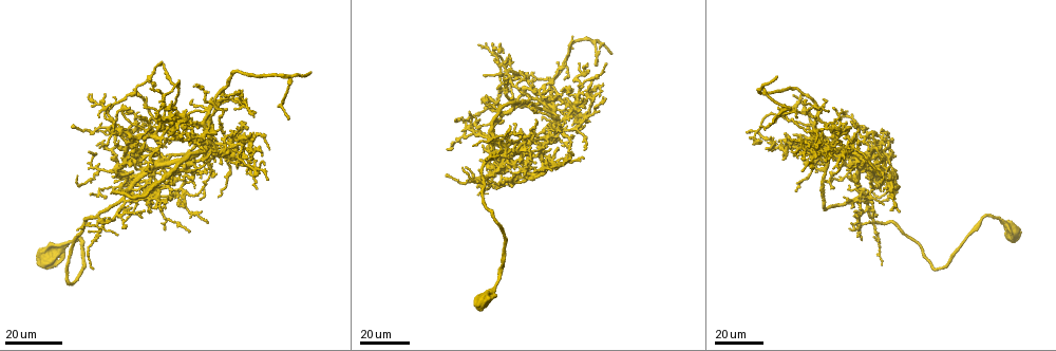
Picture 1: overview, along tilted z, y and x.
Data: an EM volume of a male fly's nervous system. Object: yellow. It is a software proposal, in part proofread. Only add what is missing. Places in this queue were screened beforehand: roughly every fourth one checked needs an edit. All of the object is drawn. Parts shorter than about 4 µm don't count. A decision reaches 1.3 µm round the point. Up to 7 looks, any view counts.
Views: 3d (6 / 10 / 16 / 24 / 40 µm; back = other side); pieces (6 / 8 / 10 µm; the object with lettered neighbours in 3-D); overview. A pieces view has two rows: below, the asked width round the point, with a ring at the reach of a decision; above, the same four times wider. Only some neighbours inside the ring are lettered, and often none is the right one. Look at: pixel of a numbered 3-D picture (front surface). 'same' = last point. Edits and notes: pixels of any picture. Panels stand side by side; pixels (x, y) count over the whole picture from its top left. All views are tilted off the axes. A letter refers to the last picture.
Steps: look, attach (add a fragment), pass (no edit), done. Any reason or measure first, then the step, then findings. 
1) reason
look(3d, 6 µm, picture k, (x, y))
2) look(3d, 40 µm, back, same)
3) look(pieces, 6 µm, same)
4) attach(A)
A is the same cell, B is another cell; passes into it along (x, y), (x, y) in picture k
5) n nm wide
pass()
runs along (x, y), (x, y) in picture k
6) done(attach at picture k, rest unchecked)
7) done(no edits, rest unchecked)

long arm stops here
look(3d, 24 µm, picture 1, (570, 159))

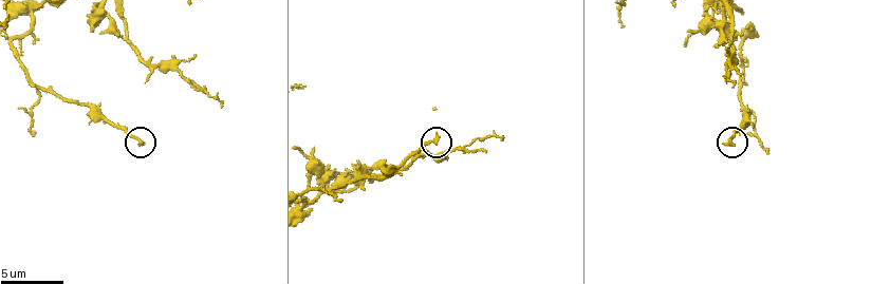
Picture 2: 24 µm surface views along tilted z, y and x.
look(pieces, 8 µm, picture 2, (724, 142))

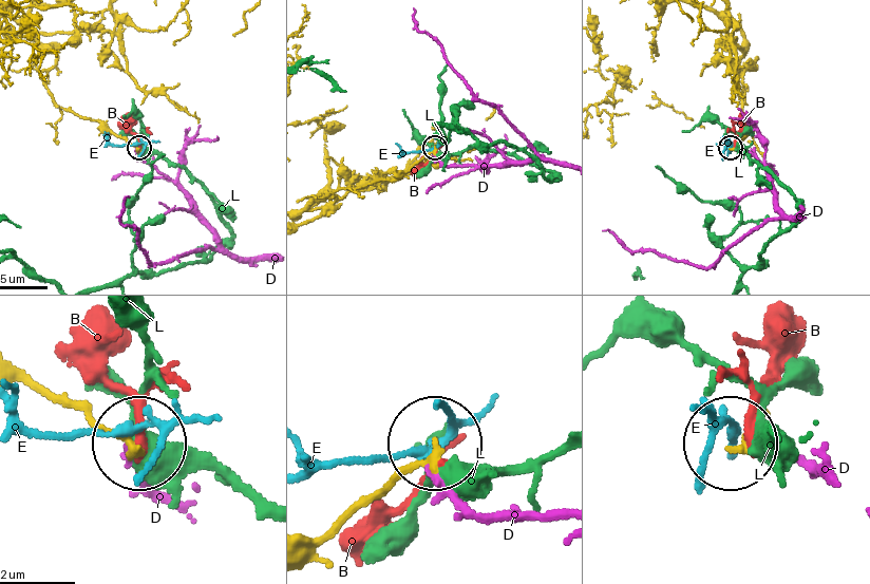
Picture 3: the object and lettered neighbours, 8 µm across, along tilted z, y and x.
pass()
B, D, E and L are other cells; runs along (304, 559), (432, 443) in picture 3; no lettered fragment goes on from it

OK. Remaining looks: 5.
thin end
look(3d, 24 µm, picture 1, (208, 173))

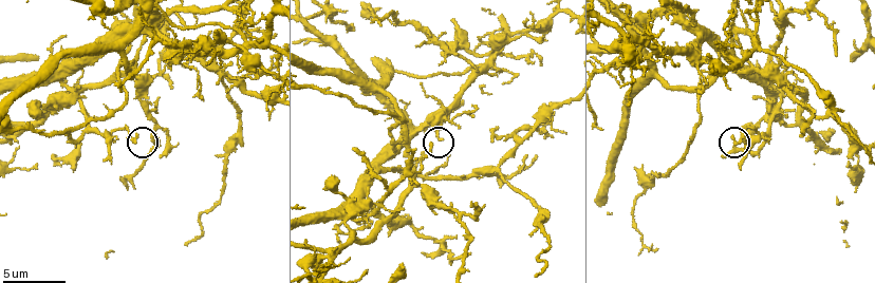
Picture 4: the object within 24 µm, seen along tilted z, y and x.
what lies round it
look(pieces, 6 µm, picture 4, (431, 144))

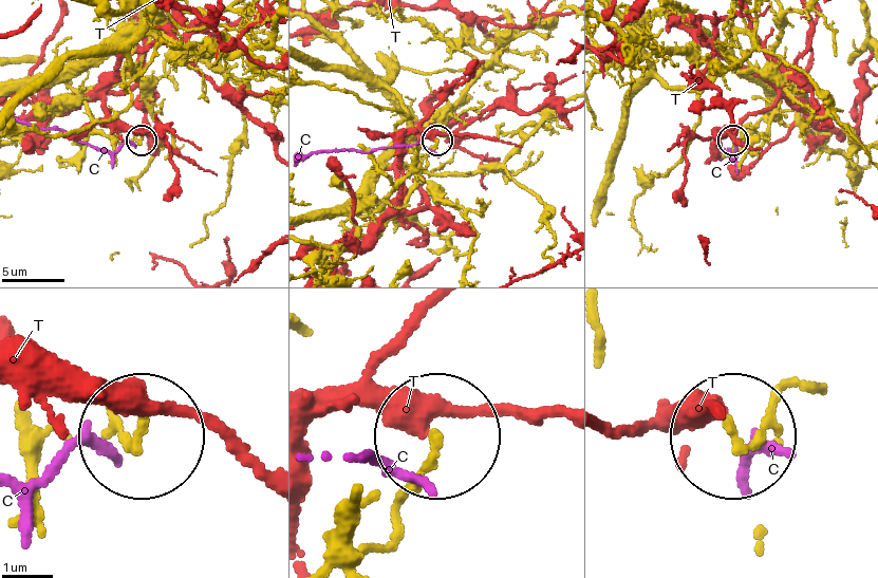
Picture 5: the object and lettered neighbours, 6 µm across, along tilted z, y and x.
150 nm wide
pass()
C and T are other cells; runs along (306, 221), (378, 209), (408, 174), (423, 167), (436, 141) in picture 5; no lettered fragment goes on from it

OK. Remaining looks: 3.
branch stops here
look(3d, 24 µm, picture 1, (513, 125))

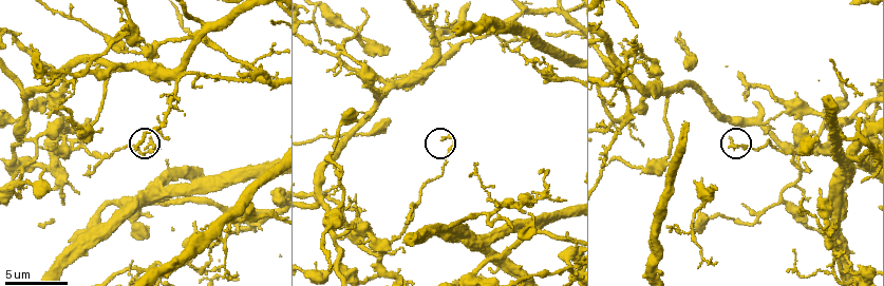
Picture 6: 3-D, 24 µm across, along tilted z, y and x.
see the neighbours
look(pieces, 8 µm, picture 6, (144, 148))

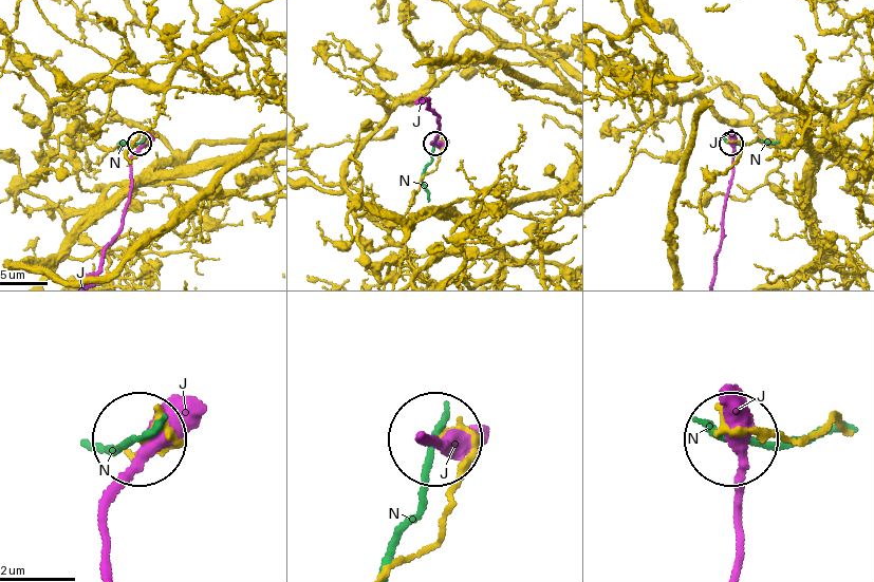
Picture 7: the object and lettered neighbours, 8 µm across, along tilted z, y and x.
pass()
J and N are other cells; runs along (842, 423), (835, 417), (787, 440), (724, 428), (726, 437) in picture 7; none of them fits

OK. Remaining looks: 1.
branch stops here
look(pieces, 6 µm, picture 4, (356, 150))

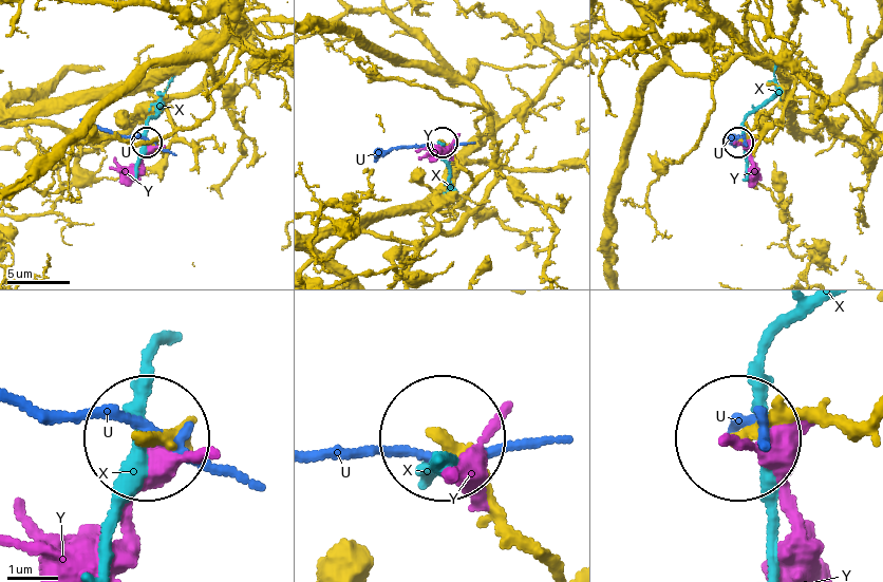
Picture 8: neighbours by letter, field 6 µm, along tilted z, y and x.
pass()
U, X and Y are other cells; runs along (547, 566), (445, 437) in picture 8; no lettered fragment goes on from it

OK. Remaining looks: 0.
done(no edits, rest unchecked)

